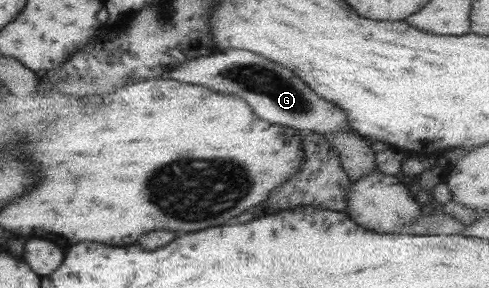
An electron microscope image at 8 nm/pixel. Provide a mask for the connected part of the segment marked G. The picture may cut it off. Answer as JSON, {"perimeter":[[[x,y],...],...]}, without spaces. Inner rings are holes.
{"perimeter":[[[228,48],[214,56],[199,56],[176,68],[170,68],[170,72],[166,74],[178,82],[205,86],[217,93],[232,94],[242,98],[244,102],[248,102],[248,106],[258,118],[270,124],[325,136],[339,130],[349,130],[347,112],[320,98],[301,78],[294,76],[294,72],[286,70],[283,66],[276,66],[262,56],[254,56],[246,50]]]}

